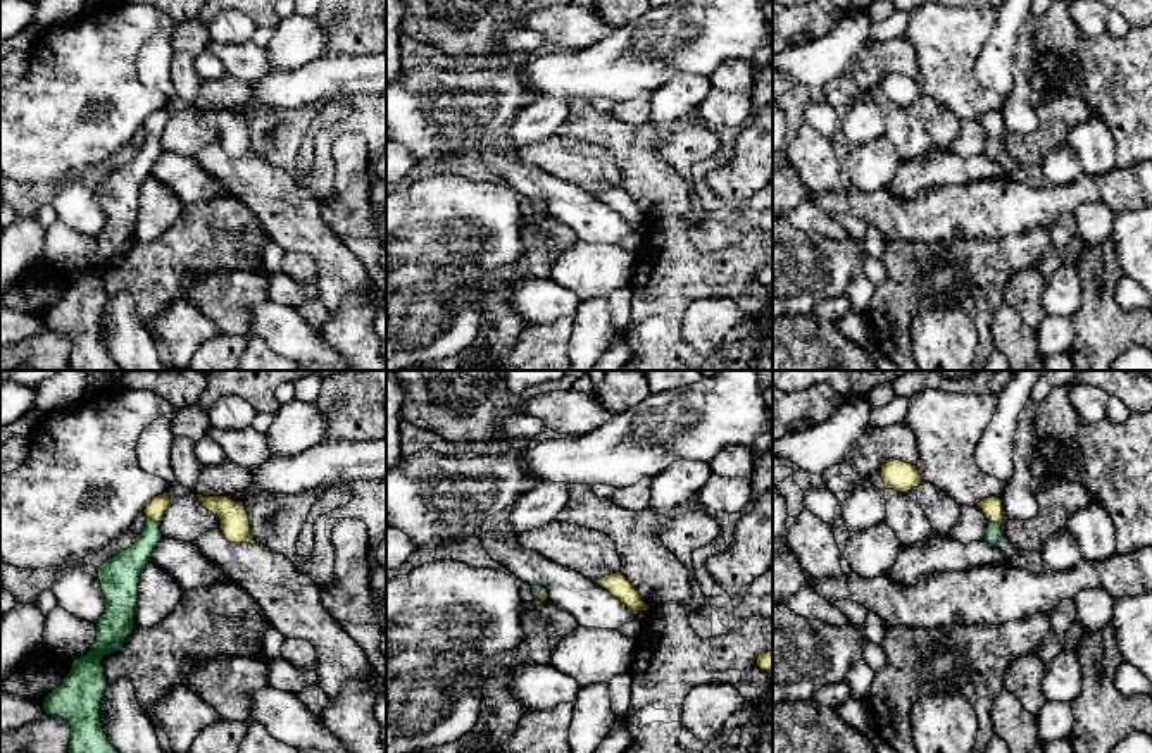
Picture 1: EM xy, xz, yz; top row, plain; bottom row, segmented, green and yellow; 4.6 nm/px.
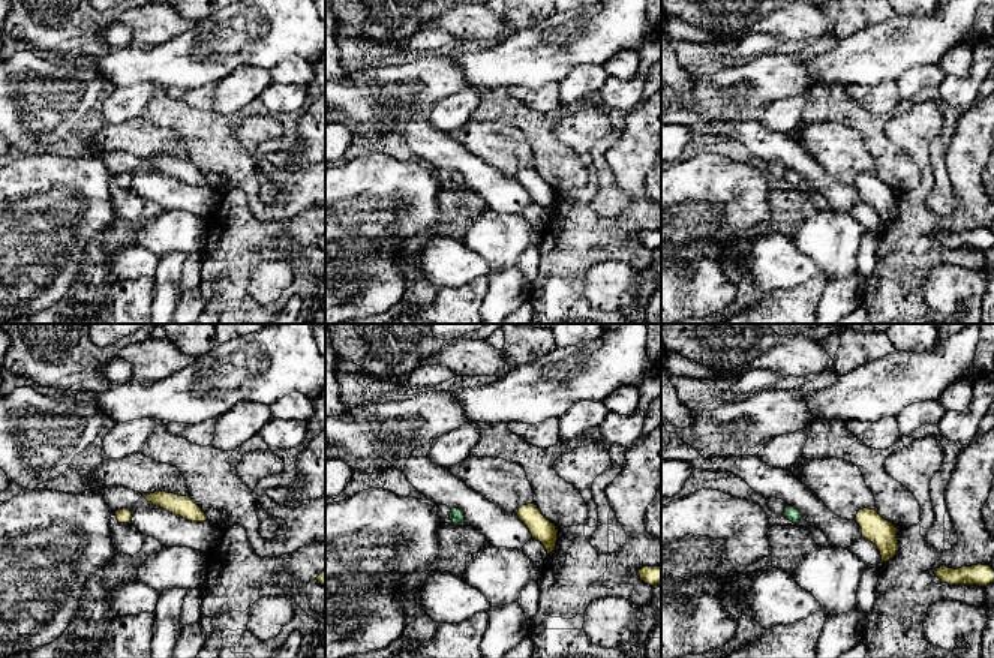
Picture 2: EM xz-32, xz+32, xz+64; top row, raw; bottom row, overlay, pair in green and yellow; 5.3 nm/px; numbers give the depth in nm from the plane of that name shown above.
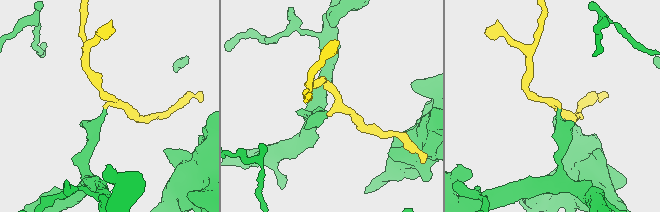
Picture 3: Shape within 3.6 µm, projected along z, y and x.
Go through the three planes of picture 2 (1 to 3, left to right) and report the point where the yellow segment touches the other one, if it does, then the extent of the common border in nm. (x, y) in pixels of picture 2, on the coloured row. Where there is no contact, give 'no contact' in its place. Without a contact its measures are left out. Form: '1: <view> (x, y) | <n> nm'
1: no contact
2: no contact
3: no contact

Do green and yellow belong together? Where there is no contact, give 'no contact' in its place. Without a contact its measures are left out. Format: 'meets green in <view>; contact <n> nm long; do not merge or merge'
meets green in yz; contact 70 nm long; merge

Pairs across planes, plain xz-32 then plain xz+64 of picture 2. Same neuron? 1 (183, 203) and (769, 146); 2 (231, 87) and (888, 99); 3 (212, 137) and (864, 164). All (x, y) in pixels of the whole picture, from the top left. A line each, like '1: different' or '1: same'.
1: same
2: different
3: different

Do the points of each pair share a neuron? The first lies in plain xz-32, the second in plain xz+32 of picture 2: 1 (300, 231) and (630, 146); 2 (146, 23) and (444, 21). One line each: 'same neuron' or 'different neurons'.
1: same neuron
2: same neuron

